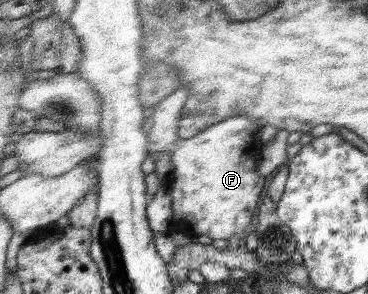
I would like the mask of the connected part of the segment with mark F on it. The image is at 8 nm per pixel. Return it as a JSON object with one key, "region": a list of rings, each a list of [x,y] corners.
{"region":[[[180,87],[149,110],[153,124],[147,138],[149,140],[148,153],[168,152],[171,154],[171,162],[174,166],[168,177],[174,214],[170,231],[182,232],[188,237],[202,234],[212,239],[222,238],[223,240],[228,240],[234,234],[245,237],[255,230],[258,209],[263,197],[267,196],[267,186],[272,179],[271,176],[259,174],[259,158],[263,152],[260,131],[263,130],[263,126],[259,126],[259,123],[248,116],[232,116],[206,128],[193,138],[182,140],[178,135],[179,123],[189,101],[189,95],[189,89]]]}

